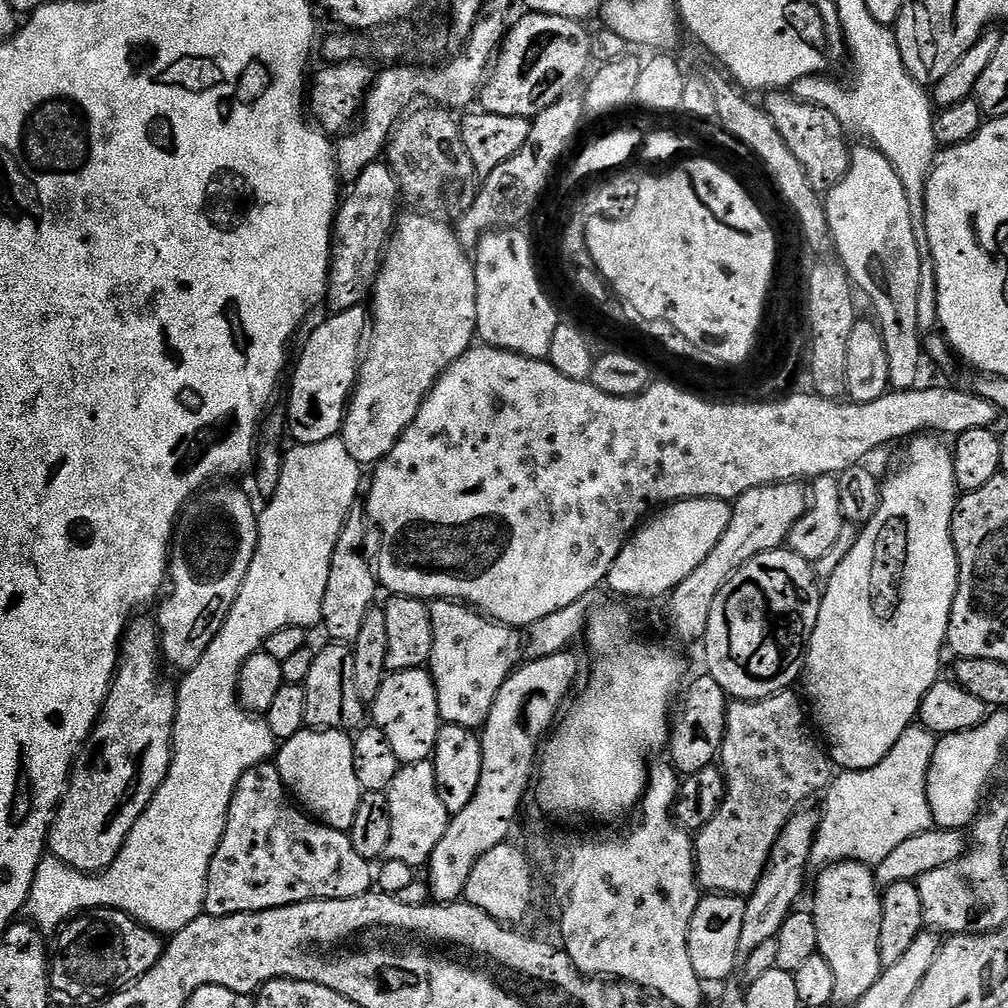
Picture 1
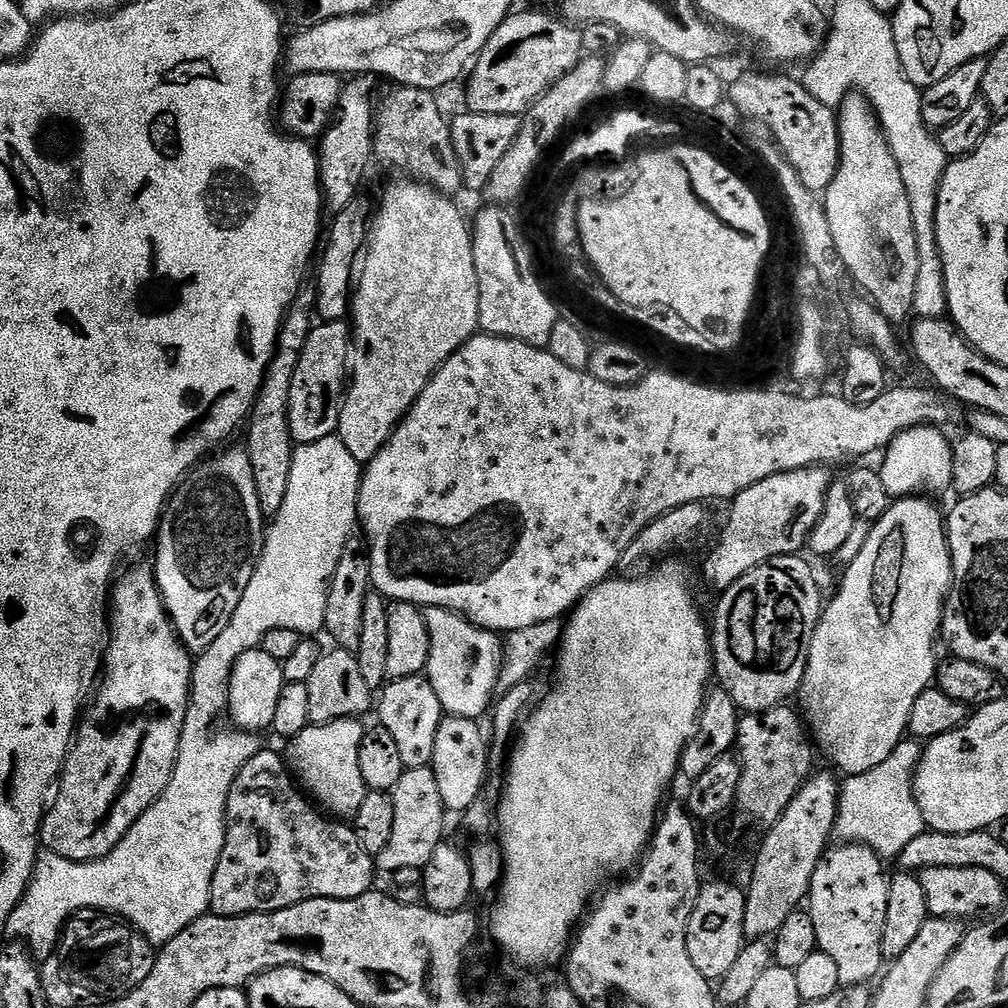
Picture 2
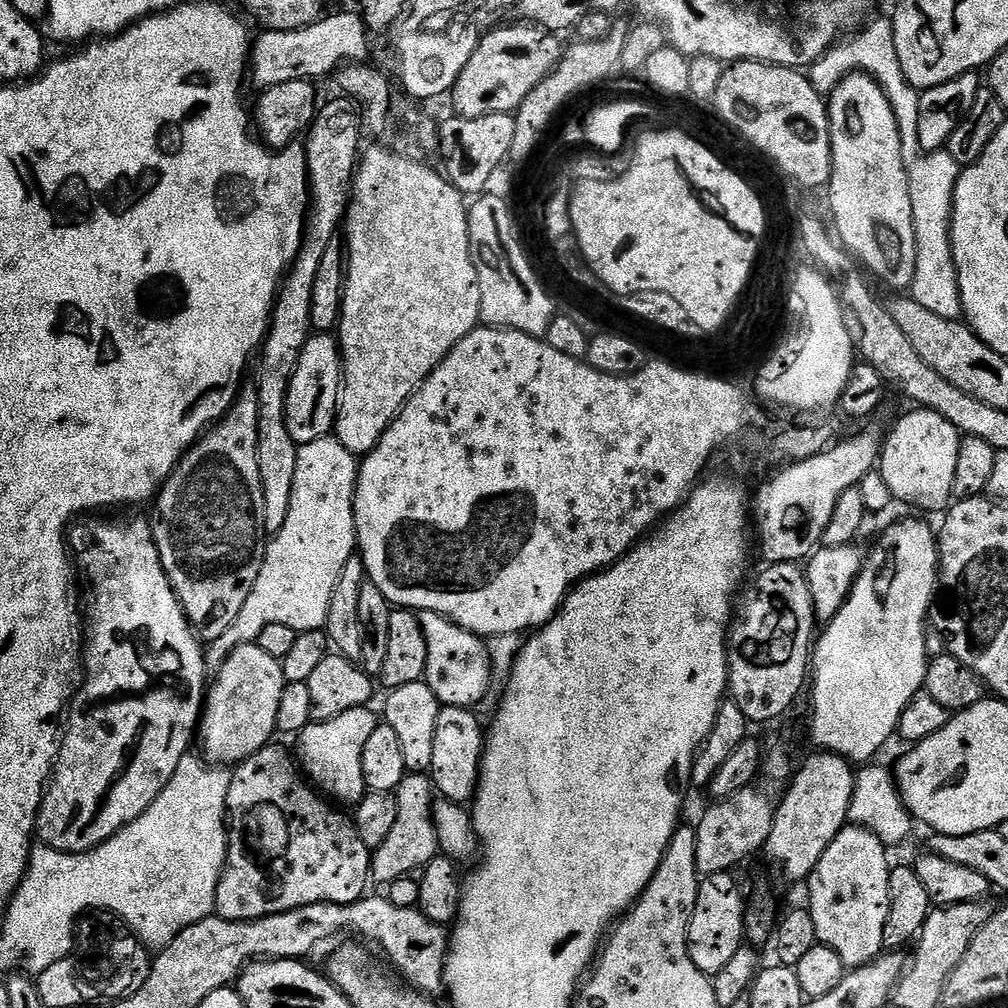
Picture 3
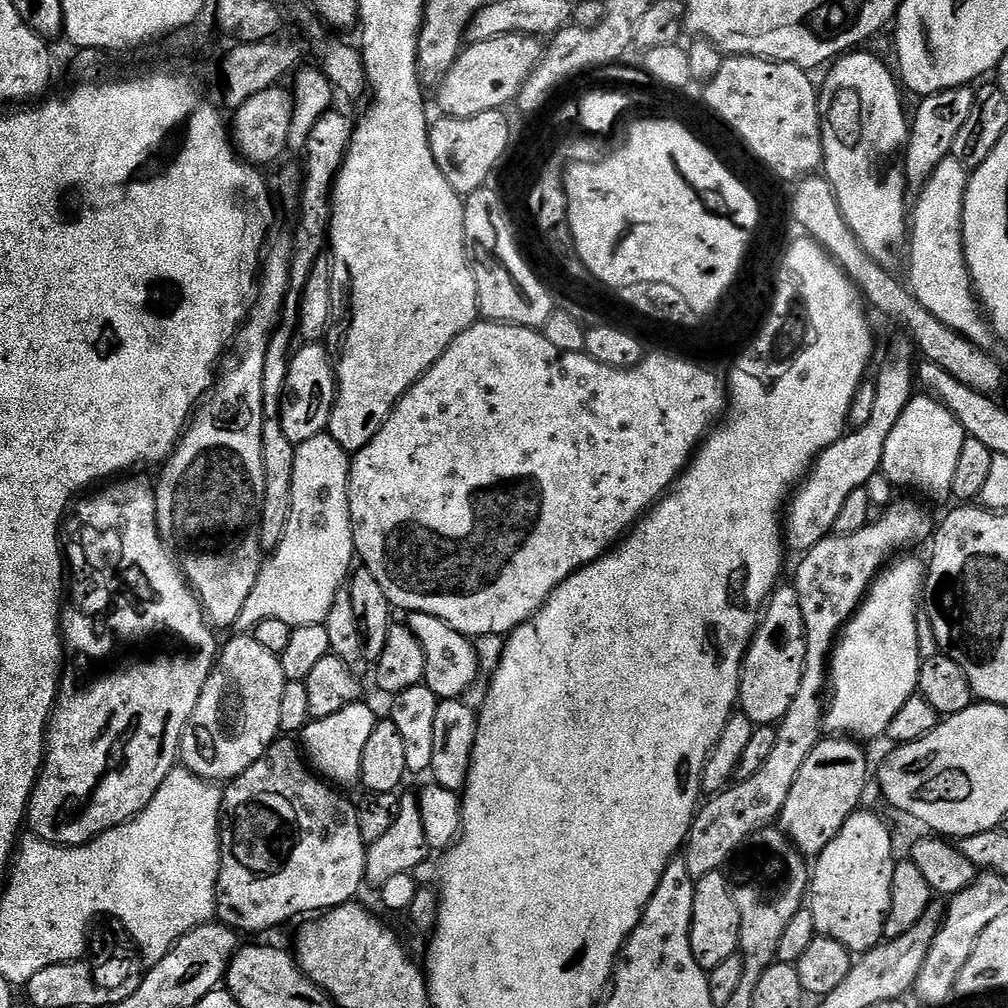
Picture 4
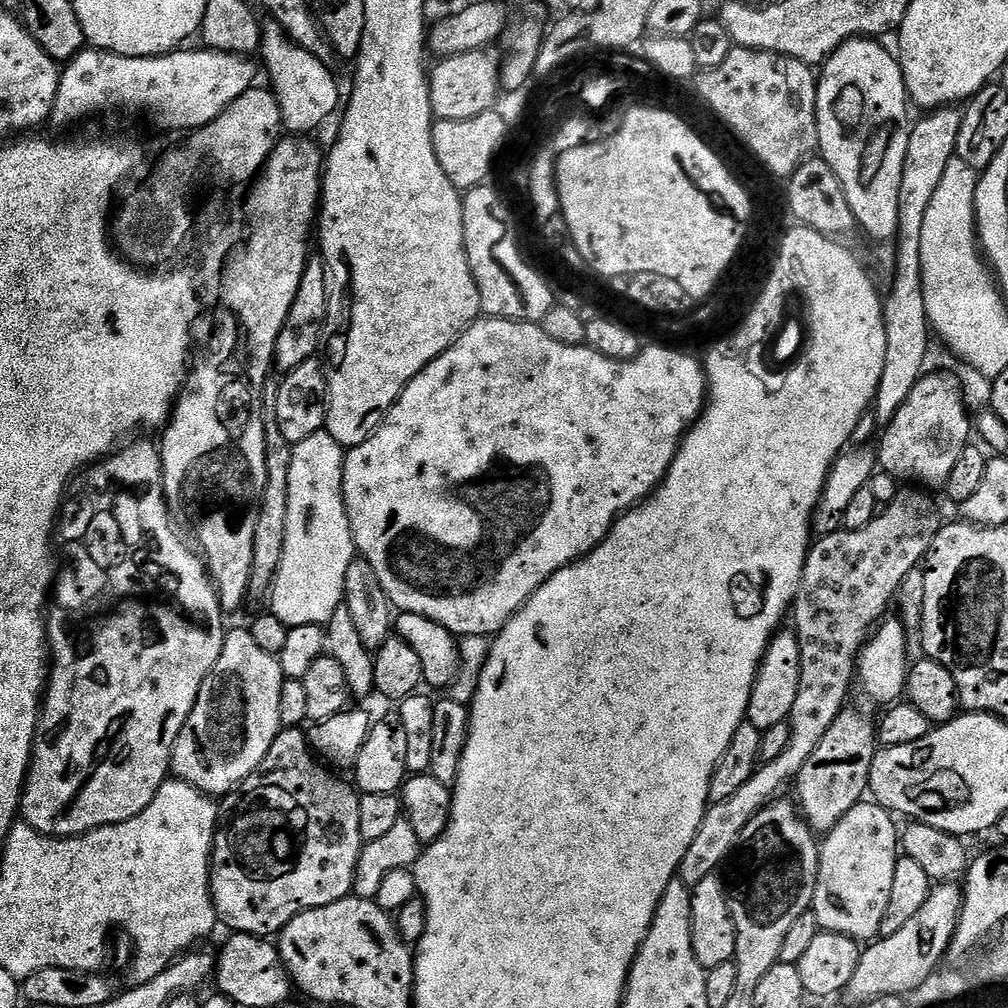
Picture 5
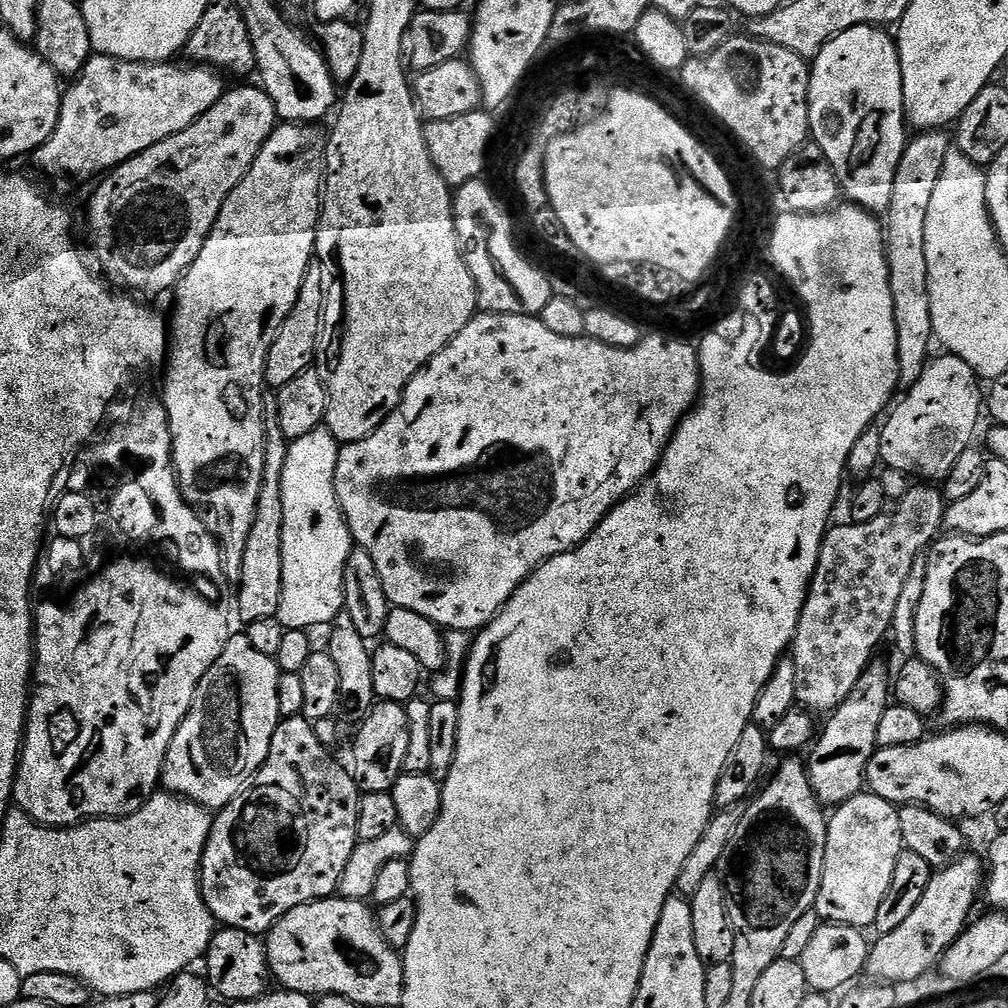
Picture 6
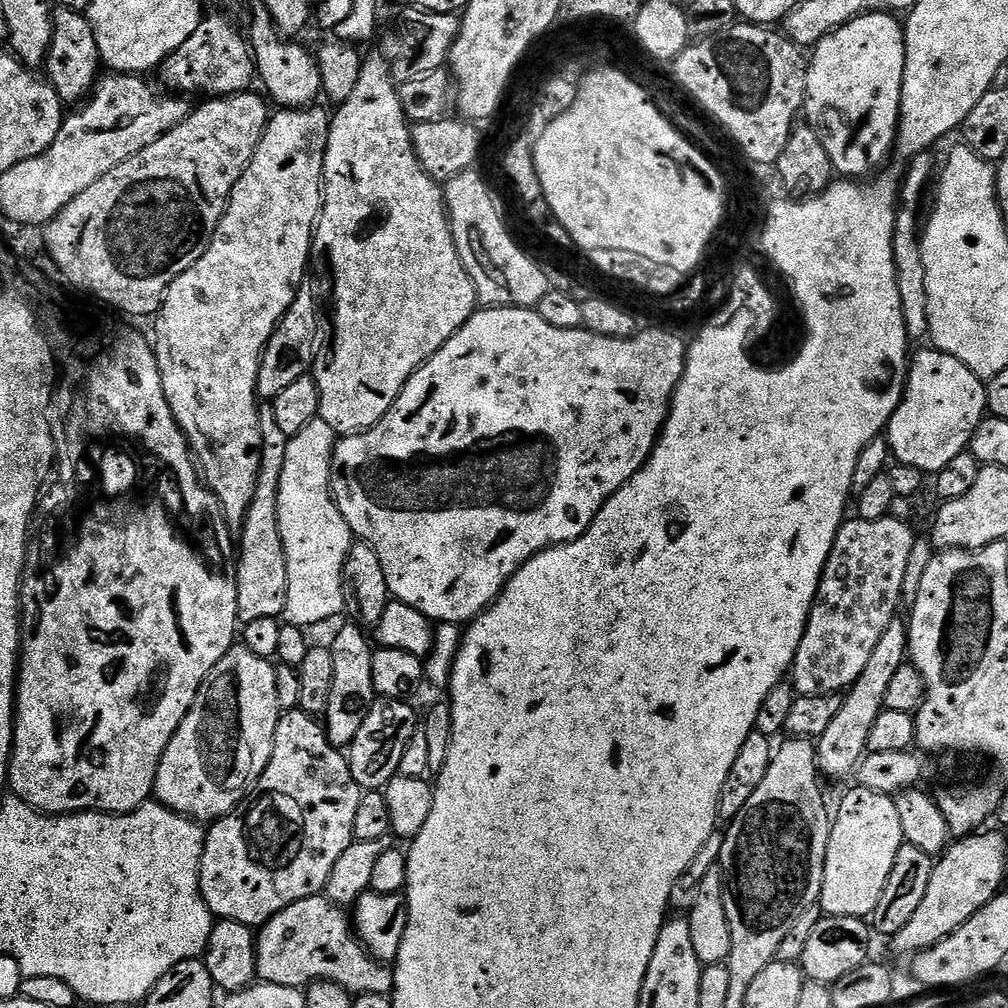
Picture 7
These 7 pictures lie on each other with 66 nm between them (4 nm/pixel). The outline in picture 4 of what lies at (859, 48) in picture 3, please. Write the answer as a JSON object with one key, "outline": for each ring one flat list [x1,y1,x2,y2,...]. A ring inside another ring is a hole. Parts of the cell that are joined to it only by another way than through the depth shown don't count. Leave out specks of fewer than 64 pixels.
{"outline":[[951,155,919,189,917,196,920,197,916,204,914,200,910,212,910,239,906,245,907,283,912,295,930,310,930,314,934,314,934,318,938,318,938,322,950,326,950,330,962,334,972,344,984,346,990,337,990,325,978,303,968,264,964,261,962,210,969,175,969,169]]}

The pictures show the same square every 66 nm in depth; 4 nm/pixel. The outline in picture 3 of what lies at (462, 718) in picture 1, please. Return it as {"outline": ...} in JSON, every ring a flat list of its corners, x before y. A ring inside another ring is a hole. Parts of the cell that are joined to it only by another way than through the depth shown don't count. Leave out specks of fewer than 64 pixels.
{"outline":[[421,612,419,618,422,634,426,634,424,683,434,690,441,705,475,709,487,694,492,677,487,643,437,612]]}

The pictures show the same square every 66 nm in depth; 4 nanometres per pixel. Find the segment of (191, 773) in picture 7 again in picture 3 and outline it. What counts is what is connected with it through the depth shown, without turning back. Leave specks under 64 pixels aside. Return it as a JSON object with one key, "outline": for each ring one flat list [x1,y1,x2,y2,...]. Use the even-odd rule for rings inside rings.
{"outline":[[243,644,233,652,229,652,224,665,215,673,216,681,211,681,206,692,206,699,198,725,199,755,213,766,235,766,241,760,247,760,260,748,265,748,273,739,278,718,278,701,282,698,285,678,281,661,270,658,266,650,258,645]]}

